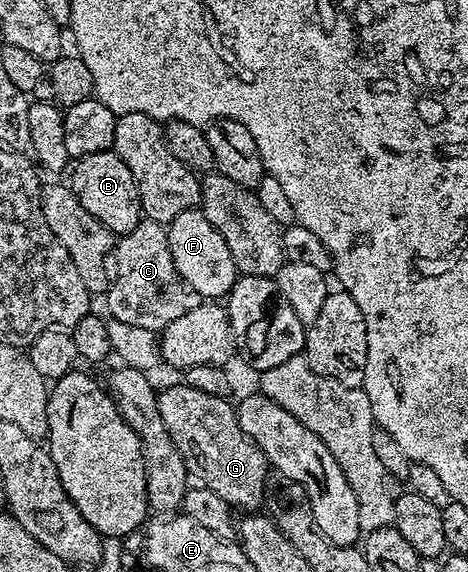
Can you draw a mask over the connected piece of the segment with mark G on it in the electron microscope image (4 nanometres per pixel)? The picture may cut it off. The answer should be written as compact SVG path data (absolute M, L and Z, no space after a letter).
M184 382L160 389L157 401L163 426L167 426L167 434L171 434L171 442L175 442L190 477L200 487L215 490L234 510L260 509L257 507L265 500L265 483L269 480L271 465L251 434L239 426L236 407L229 405L226 398L203 394Z

